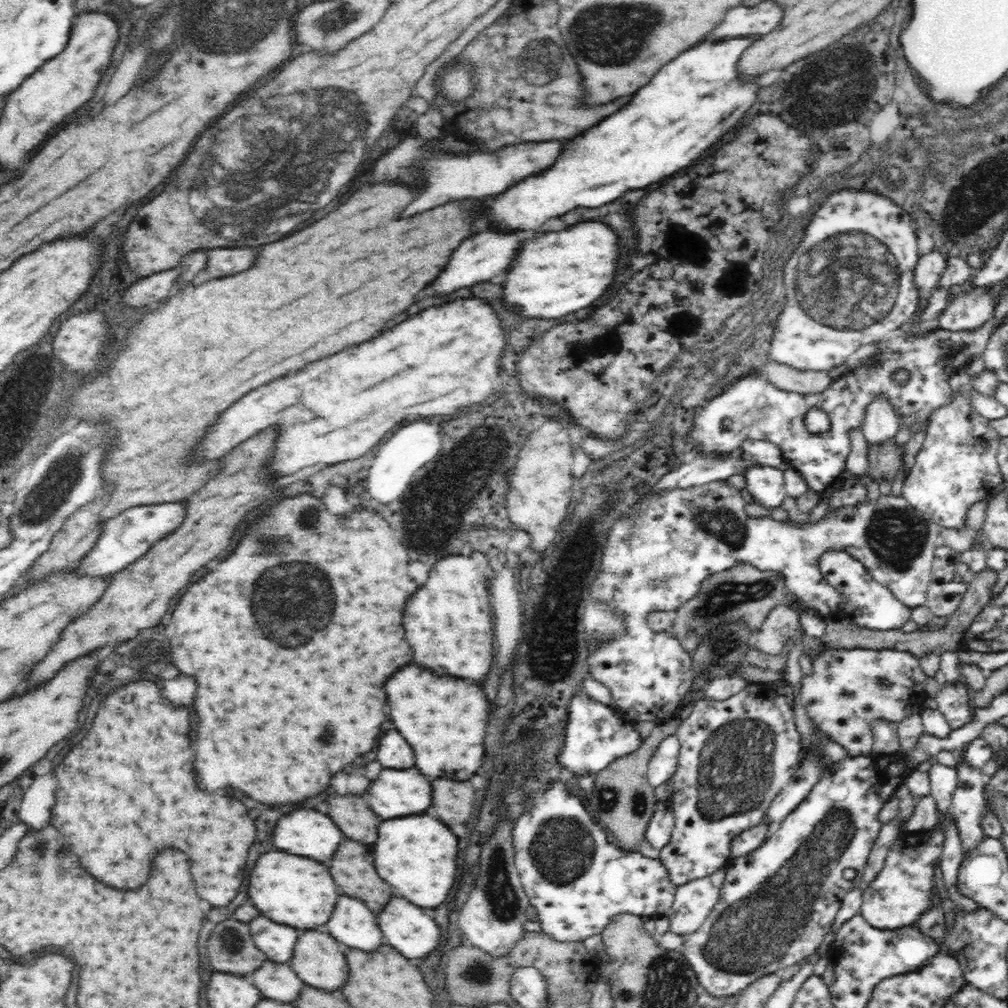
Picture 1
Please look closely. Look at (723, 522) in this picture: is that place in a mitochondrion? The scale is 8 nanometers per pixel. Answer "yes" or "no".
yes

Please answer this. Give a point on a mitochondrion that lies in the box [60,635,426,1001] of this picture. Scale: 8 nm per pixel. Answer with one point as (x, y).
(228, 940)

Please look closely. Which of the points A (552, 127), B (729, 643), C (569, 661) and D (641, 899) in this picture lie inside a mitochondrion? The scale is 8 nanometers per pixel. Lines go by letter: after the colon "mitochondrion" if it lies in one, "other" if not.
A: other
B: mitochondrion
C: mitochondrion
D: other

